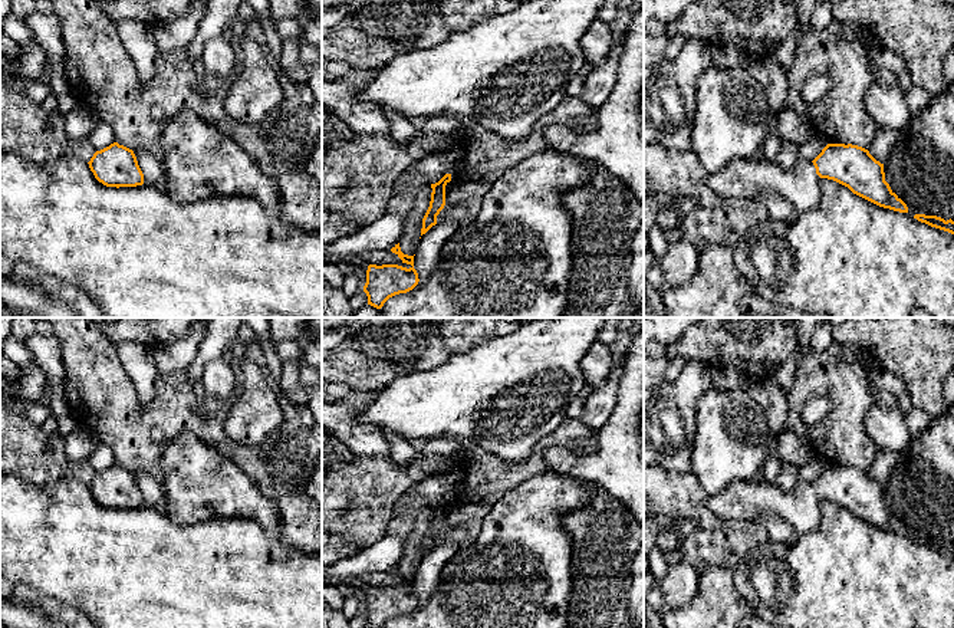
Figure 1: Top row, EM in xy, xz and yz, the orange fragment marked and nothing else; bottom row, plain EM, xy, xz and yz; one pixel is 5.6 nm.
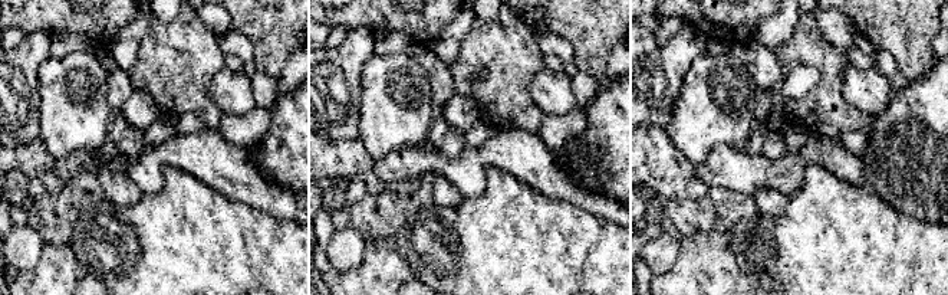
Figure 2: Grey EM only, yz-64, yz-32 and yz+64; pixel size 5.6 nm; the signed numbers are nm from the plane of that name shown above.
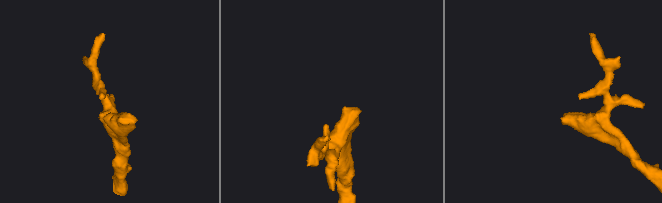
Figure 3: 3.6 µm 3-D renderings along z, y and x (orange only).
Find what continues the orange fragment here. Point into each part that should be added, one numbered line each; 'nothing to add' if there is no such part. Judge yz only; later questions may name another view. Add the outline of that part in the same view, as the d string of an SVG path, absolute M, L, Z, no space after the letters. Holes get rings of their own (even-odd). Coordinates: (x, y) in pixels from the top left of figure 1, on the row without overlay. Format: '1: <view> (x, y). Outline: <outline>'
1: yz (749, 500). Outline: M763 480L730 483L723 491L708 499L708 509L721 520L753 520L757 522L763 514L777 514L786 520L797 535L813 532L820 523L820 499L812 483L800 480L792 491L784 493L776 484Z

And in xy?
nothing to add

